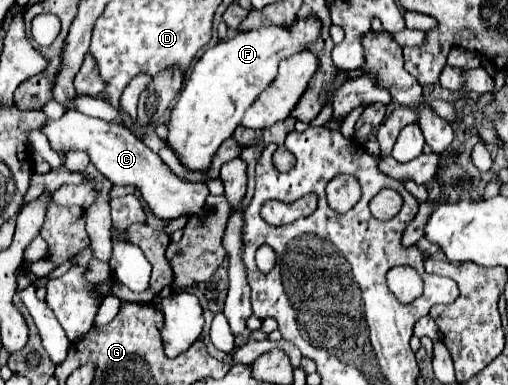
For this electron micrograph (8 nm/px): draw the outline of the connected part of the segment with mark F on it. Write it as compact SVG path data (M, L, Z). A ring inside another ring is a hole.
M310 16L304 20L296 20L288 28L268 26L260 30L238 32L234 38L218 42L214 48L206 50L190 70L188 80L168 120L166 146L178 154L182 166L190 172L206 174L220 144L234 134L242 120L242 114L276 78L280 60L288 58L290 54L302 52L308 42L314 42L318 38L318 34L320 22Z

